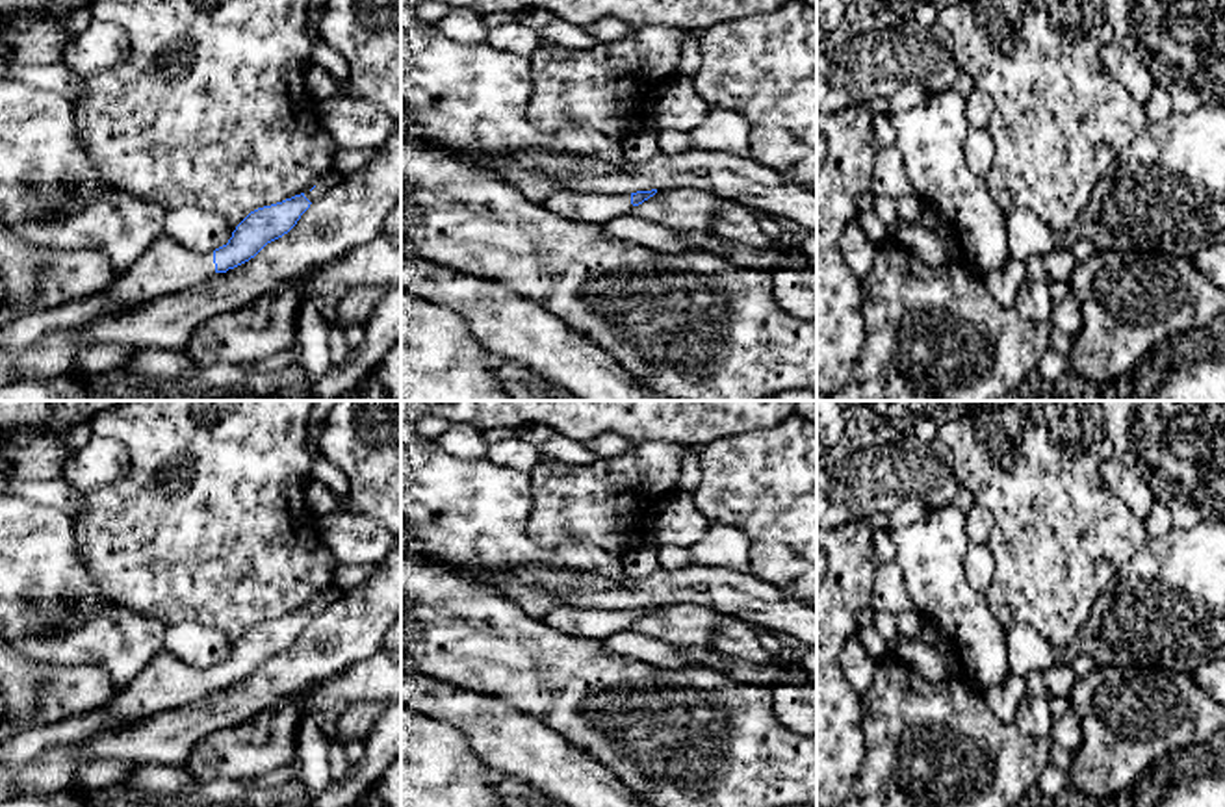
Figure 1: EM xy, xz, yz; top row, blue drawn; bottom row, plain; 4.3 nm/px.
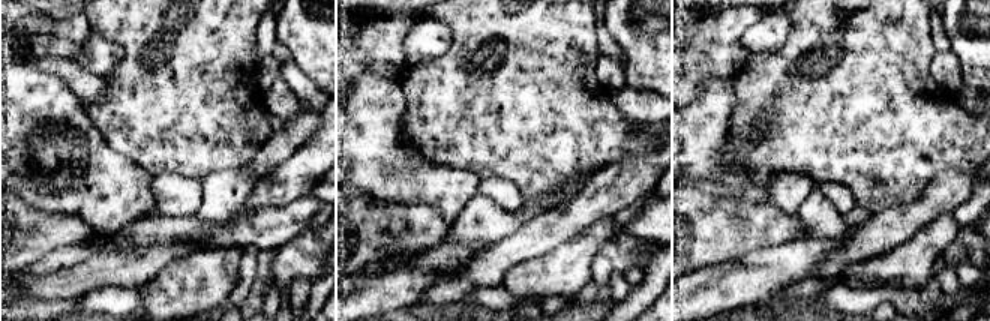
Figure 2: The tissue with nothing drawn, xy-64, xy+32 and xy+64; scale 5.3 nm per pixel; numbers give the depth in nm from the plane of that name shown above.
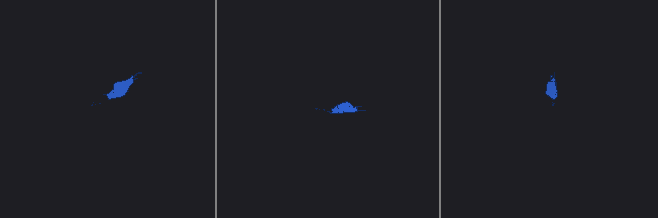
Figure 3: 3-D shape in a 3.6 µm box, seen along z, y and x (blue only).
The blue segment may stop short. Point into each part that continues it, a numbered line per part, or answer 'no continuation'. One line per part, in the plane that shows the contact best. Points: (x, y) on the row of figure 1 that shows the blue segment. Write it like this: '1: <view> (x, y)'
1: xy (327, 184)
2: xy (166, 268)

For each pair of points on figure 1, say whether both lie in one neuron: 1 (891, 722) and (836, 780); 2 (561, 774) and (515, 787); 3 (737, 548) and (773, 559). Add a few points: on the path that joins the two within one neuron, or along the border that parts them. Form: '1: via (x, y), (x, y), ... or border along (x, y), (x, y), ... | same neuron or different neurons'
1: border along (860, 705), (865, 757), (851, 787) | different neurons
2: border along (500, 774), (511, 774), (535, 787) | different neurons
3: border along (719, 522), (735, 525), (747, 535), (750, 572) | different neurons

